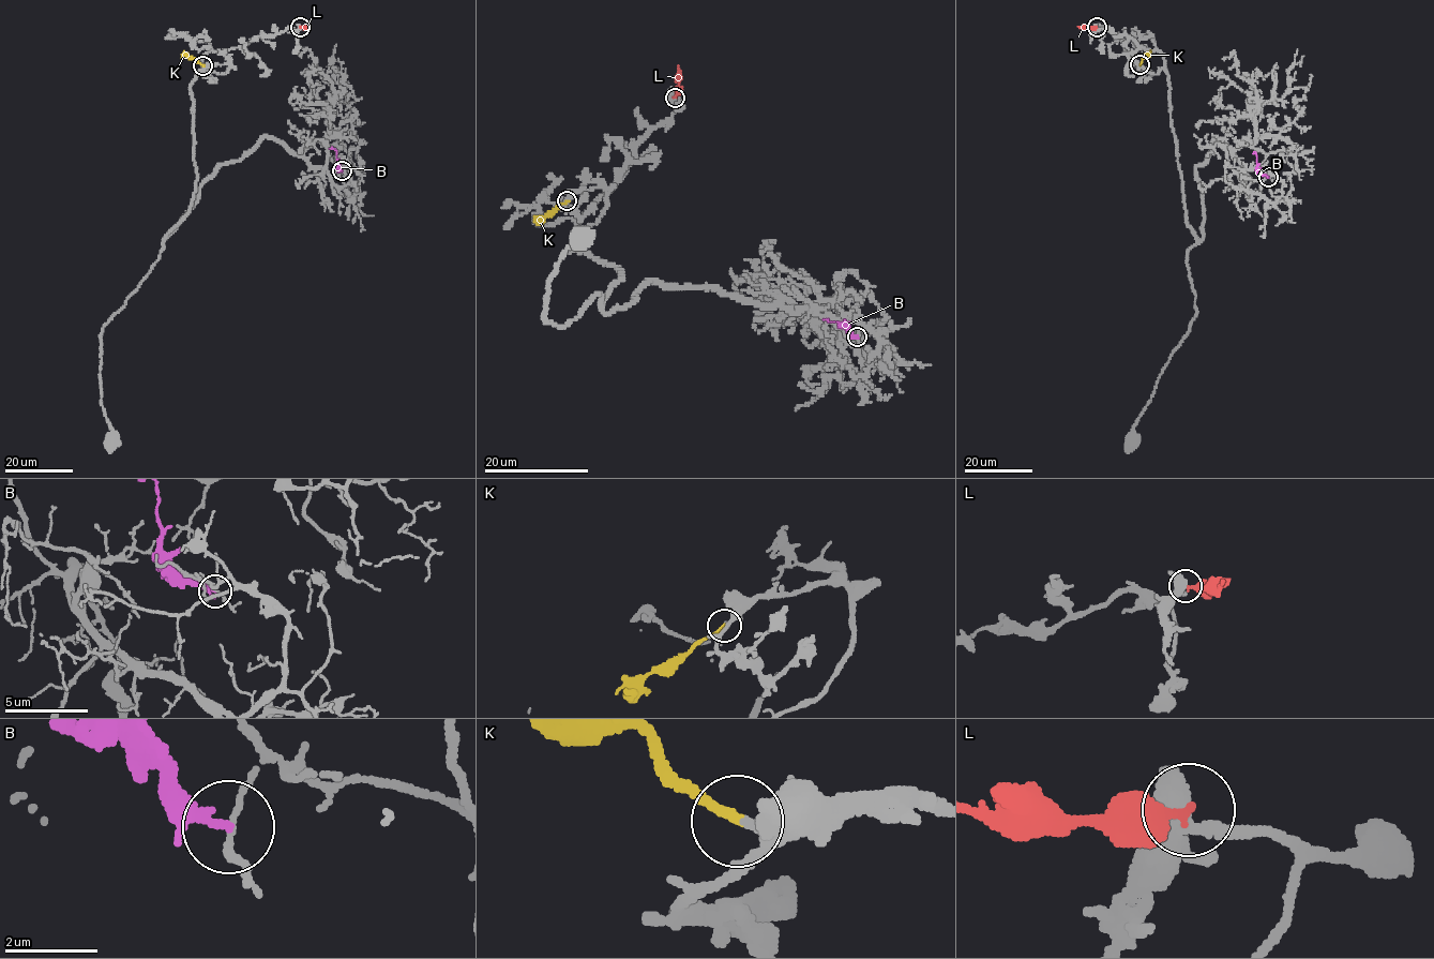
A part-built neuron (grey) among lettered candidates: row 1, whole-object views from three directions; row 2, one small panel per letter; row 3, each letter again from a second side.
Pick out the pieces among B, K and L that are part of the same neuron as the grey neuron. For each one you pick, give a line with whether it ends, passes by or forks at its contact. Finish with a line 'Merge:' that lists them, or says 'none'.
K: it ends
Merge: K

